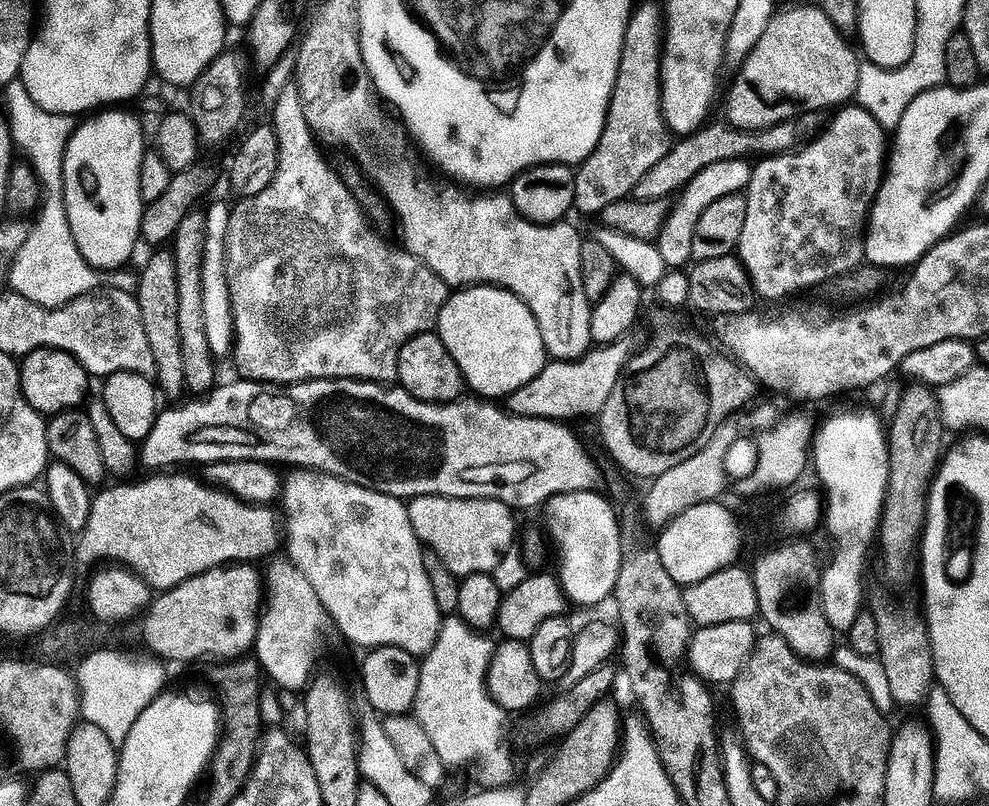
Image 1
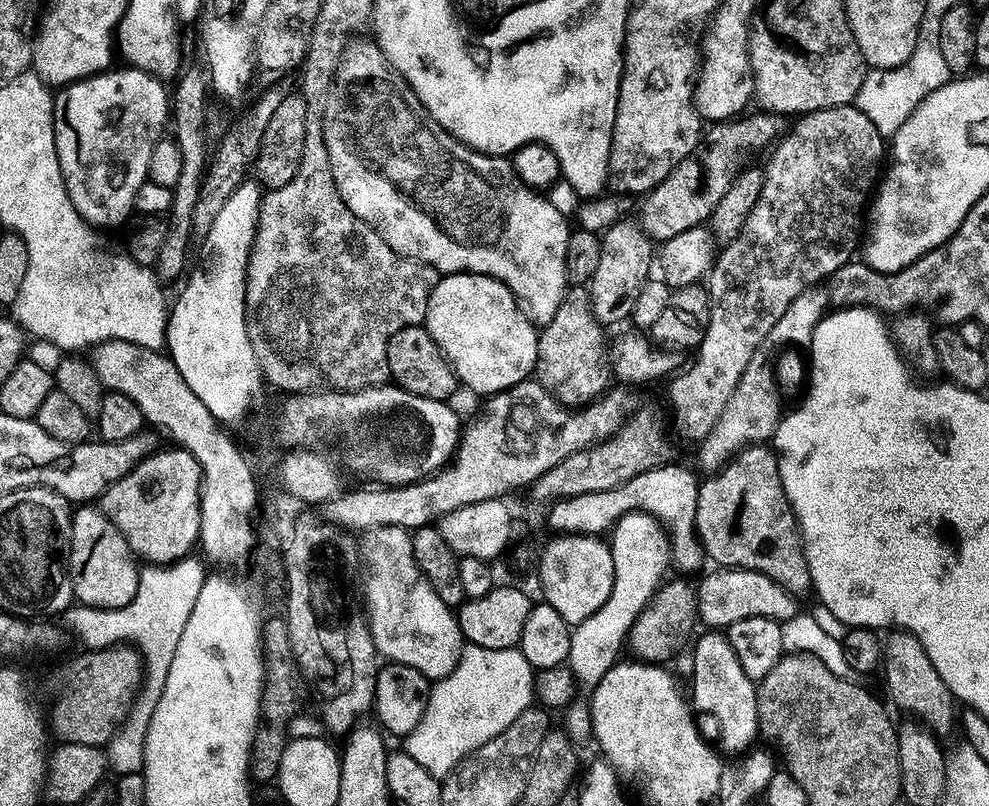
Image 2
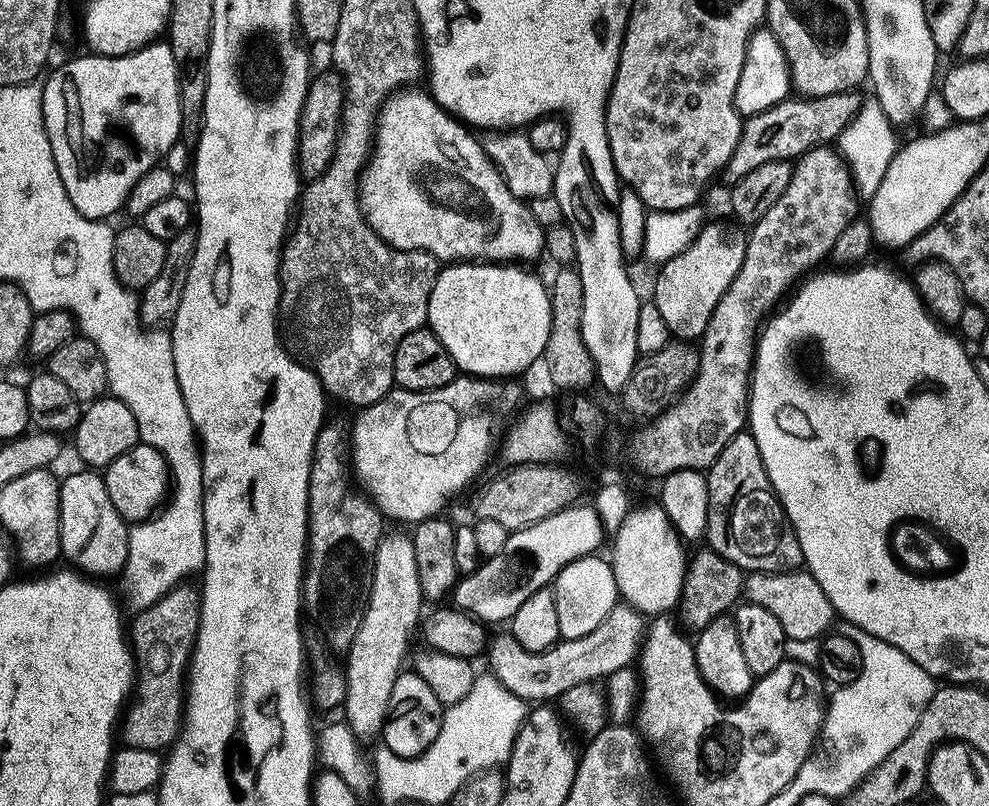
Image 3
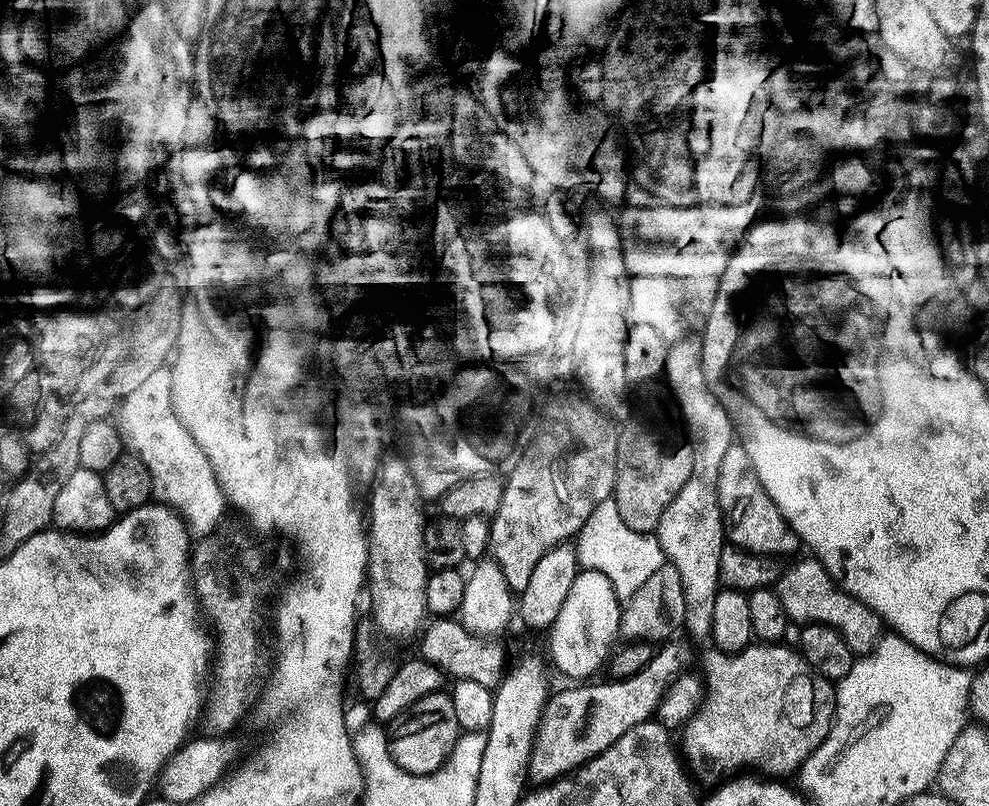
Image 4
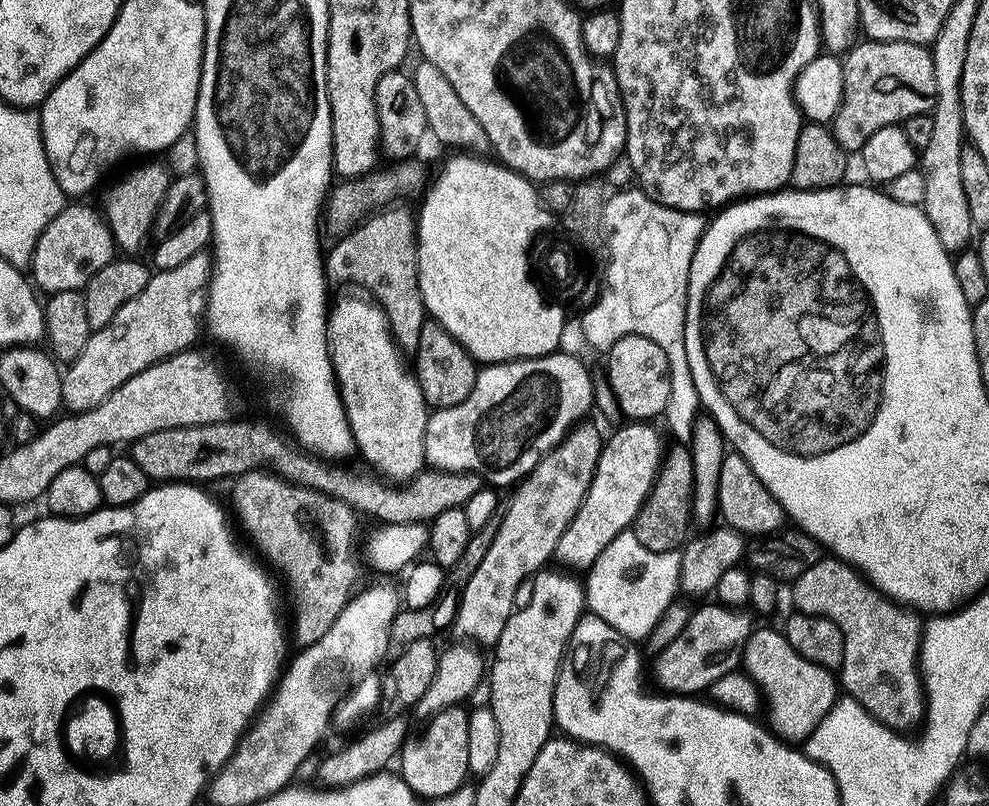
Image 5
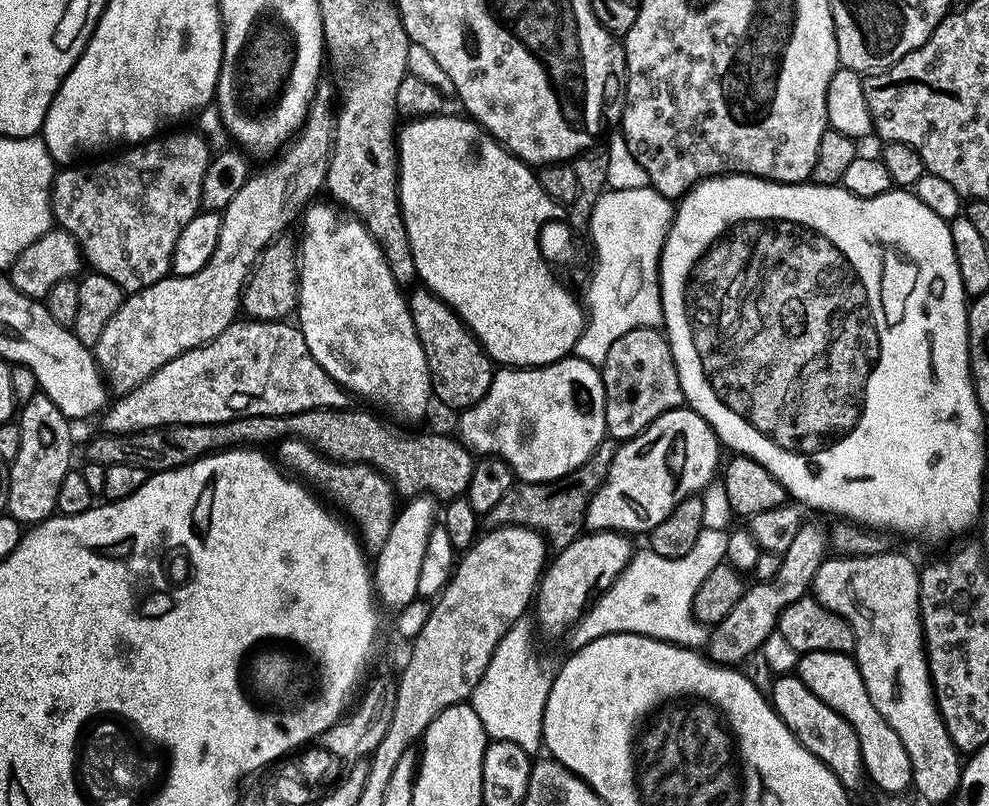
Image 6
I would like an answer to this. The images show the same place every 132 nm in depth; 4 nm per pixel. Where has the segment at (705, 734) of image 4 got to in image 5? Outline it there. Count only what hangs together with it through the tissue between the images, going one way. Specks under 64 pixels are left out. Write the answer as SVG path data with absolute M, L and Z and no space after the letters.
M772 628L753 631L744 651L742 668L760 688L771 731L792 746L812 737L816 727L828 717L838 699L837 677L822 666L806 662L806 658L802 658L798 650L790 646L783 631L777 629L776 632Z

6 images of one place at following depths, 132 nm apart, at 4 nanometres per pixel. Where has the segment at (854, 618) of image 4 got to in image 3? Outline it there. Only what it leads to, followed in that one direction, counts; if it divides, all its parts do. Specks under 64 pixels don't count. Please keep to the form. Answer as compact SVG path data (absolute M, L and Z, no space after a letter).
M807 570L798 572L753 572L745 579L744 596L747 603L766 606L778 622L782 622L782 630L786 630L789 640L798 642L819 641L833 631L832 623L838 617L830 598L826 598L826 590L818 586L818 582Z

